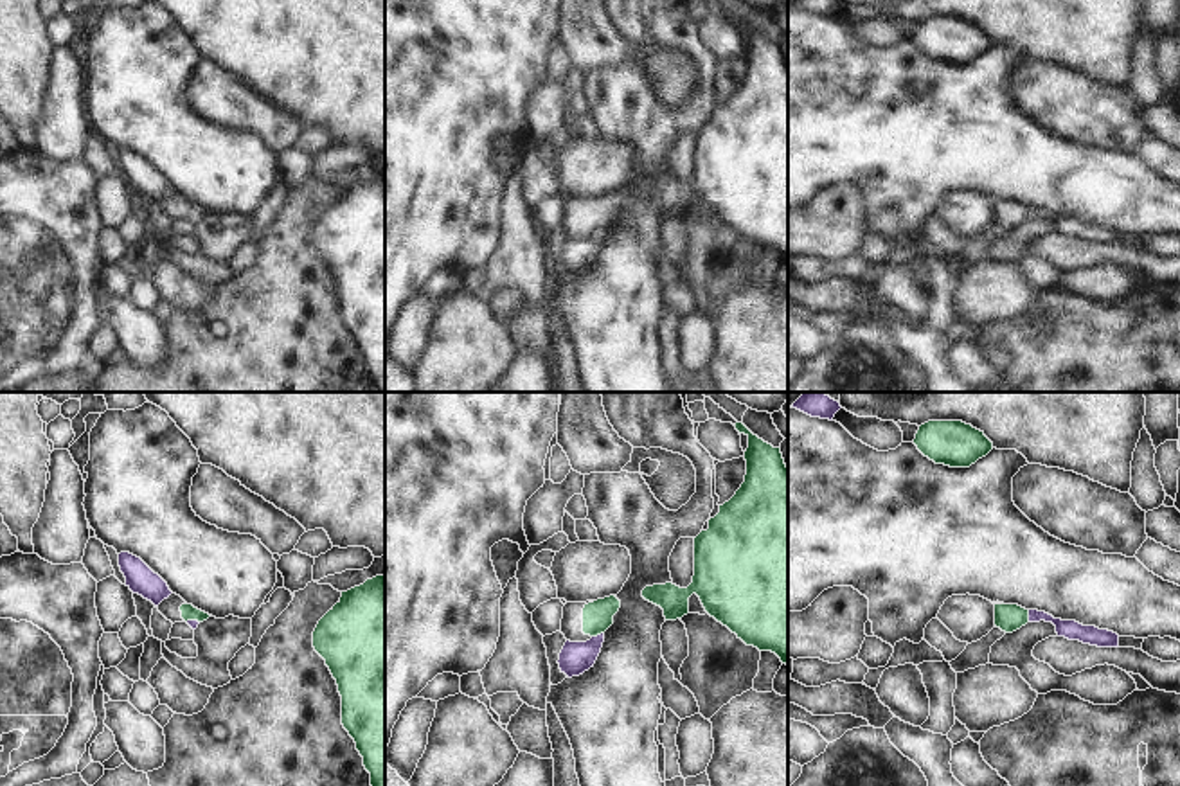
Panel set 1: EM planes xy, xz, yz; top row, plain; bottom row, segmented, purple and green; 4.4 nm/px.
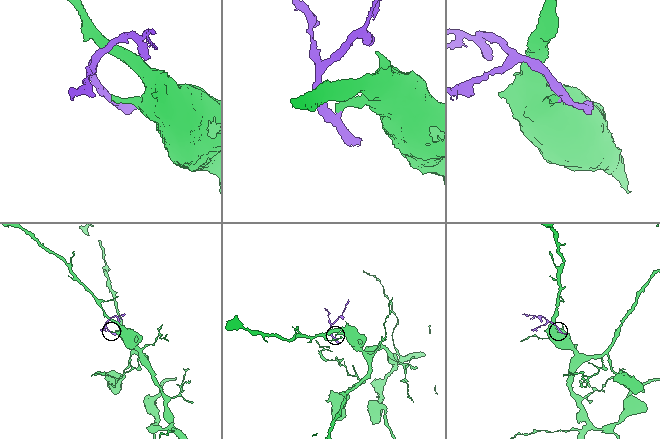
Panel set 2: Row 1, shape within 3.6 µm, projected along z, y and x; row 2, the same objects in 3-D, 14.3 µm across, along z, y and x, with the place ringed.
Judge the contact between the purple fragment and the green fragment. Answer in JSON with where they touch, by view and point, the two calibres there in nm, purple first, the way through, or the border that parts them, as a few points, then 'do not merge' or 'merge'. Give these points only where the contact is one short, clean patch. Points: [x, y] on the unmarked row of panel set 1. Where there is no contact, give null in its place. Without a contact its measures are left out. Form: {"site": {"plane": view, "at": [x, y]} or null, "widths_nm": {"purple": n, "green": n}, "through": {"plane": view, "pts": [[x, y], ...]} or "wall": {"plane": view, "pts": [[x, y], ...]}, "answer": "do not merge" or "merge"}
{"site": {"plane": "xz", "at": [598, 232]}, "widths_nm": {"purple": 140, "green": 140}, "through": {"plane": "xz", "pts": [[576, 254], [598, 232], [598, 213]]}, "answer": "merge"}

